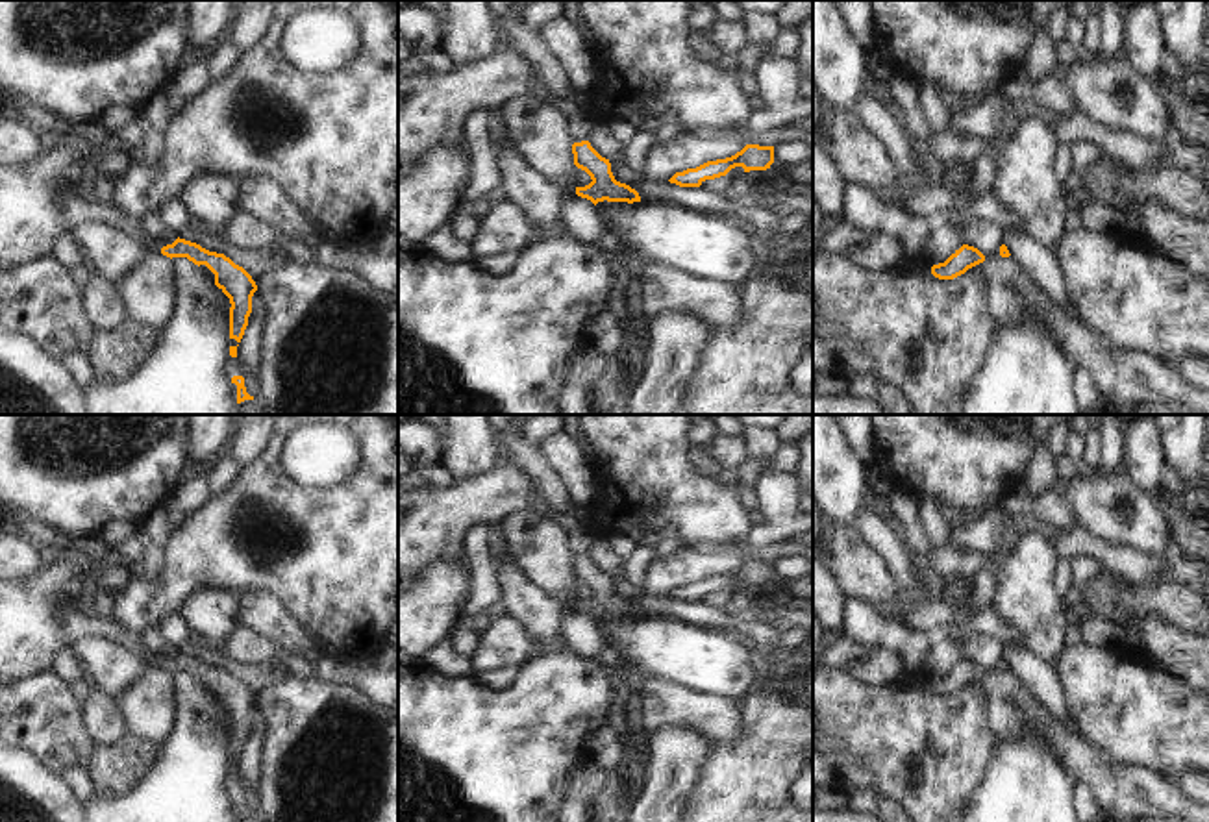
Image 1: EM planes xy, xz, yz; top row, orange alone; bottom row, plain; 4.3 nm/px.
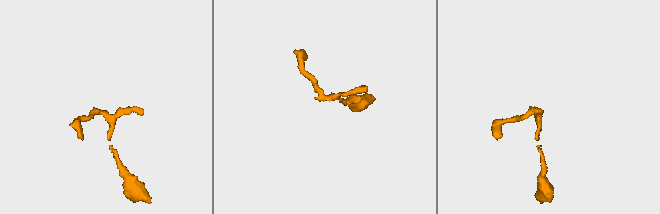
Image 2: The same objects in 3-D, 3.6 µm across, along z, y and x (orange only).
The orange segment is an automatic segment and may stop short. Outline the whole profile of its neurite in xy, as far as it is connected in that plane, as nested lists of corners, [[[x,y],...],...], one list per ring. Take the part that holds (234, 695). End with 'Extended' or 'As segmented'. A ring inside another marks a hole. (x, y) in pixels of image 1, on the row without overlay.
[[[80,609],[65,613],[65,626],[74,631],[74,641],[98,637],[133,654],[143,666],[167,672],[187,672],[194,679],[206,679],[215,689],[215,700],[230,713],[230,754],[241,757],[252,728],[252,711],[257,705],[252,691],[224,668],[209,666],[196,657],[176,654],[172,659],[152,655],[141,642],[128,635],[109,615],[85,616]]]. Extended.

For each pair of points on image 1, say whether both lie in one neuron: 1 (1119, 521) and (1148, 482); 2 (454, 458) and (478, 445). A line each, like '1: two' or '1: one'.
1: two
2: one

